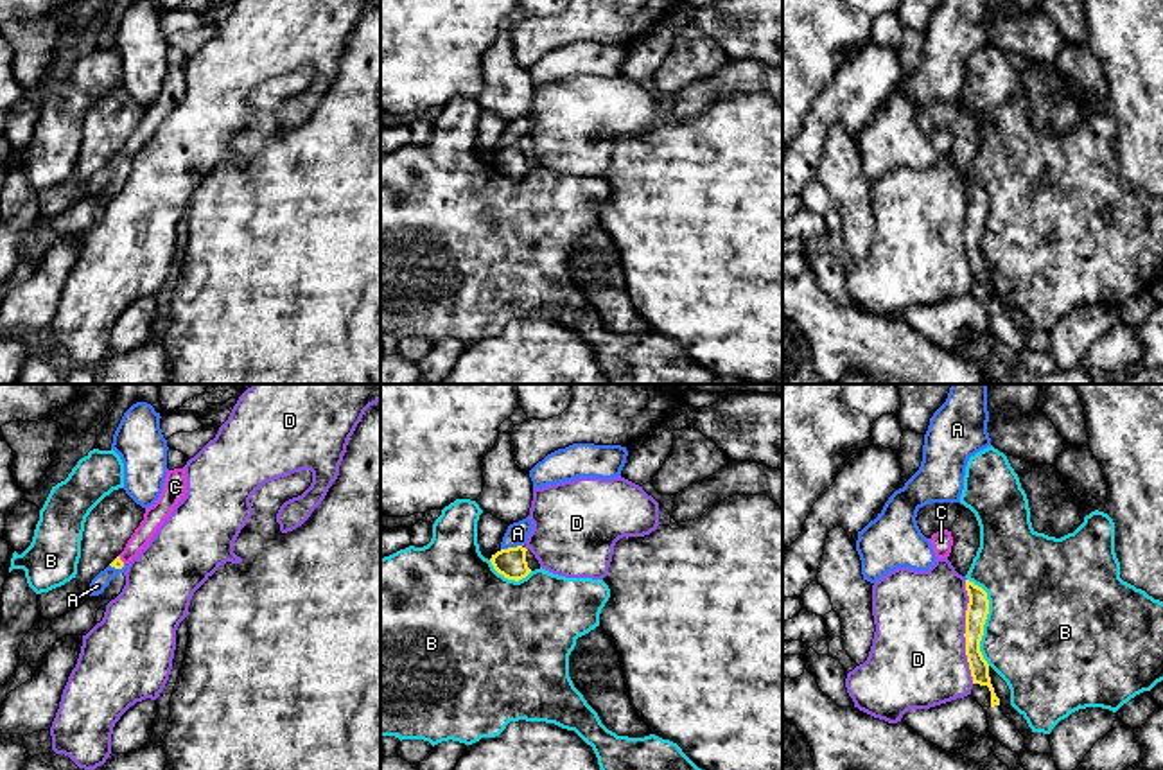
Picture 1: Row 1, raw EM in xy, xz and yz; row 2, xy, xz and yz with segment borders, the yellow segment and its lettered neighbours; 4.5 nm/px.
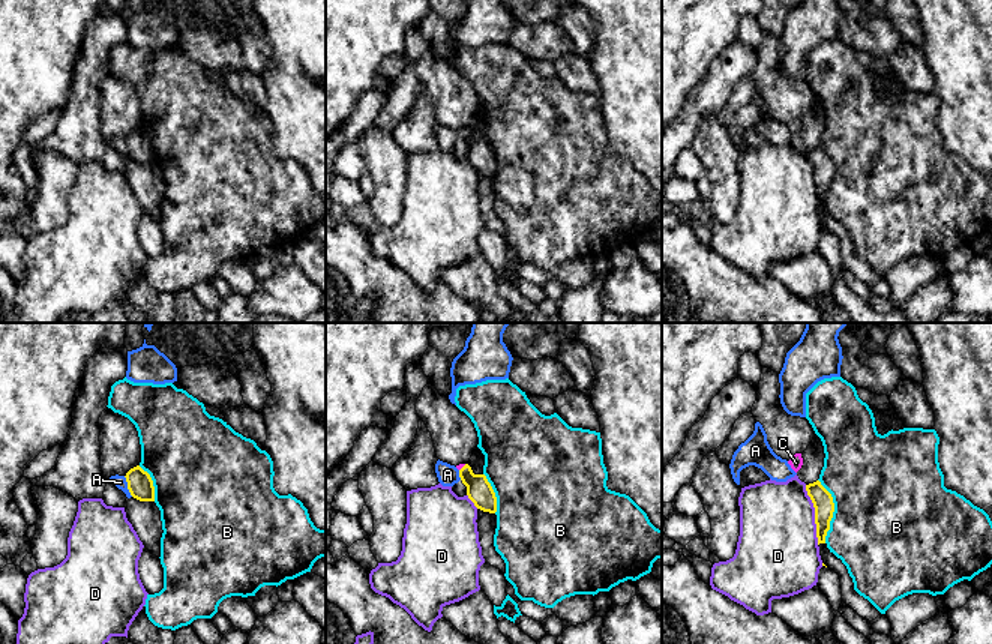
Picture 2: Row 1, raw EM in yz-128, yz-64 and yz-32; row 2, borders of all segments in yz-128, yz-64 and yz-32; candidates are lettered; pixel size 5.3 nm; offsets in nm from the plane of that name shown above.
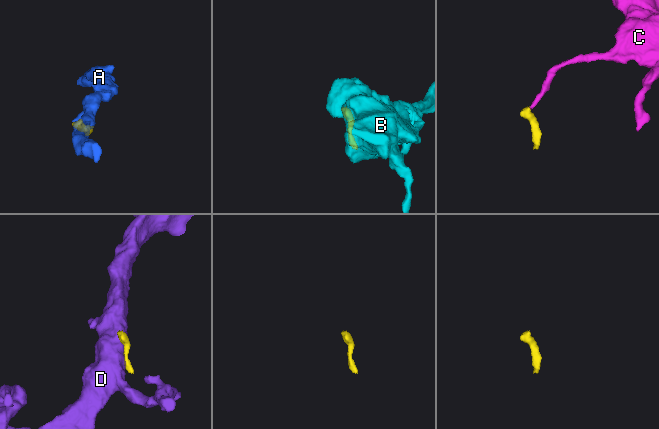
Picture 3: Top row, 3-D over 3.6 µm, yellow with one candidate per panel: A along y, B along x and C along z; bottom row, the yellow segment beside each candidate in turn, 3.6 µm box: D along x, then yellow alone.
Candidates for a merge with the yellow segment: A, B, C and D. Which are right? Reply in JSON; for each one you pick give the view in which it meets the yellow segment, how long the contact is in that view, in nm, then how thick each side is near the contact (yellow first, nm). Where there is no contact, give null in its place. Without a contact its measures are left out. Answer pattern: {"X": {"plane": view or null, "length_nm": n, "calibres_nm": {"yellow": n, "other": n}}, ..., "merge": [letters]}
{"C": {"plane": "xy", "length_nm": 50, "calibres_nm": {"yellow": 50, "other": 100}}, "merge": ["C"]}

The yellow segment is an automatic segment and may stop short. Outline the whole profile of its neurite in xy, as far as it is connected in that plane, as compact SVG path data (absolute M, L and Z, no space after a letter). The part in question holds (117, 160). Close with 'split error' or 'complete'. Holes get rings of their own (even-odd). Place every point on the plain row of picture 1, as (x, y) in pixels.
M185 65L167 68L163 88L158 99L153 104L145 106L144 118L127 138L124 149L109 163L115 167L122 167L126 162L136 156L138 151L154 135L158 126L172 111L174 104L185 95L185 92L187 92Z | split error

